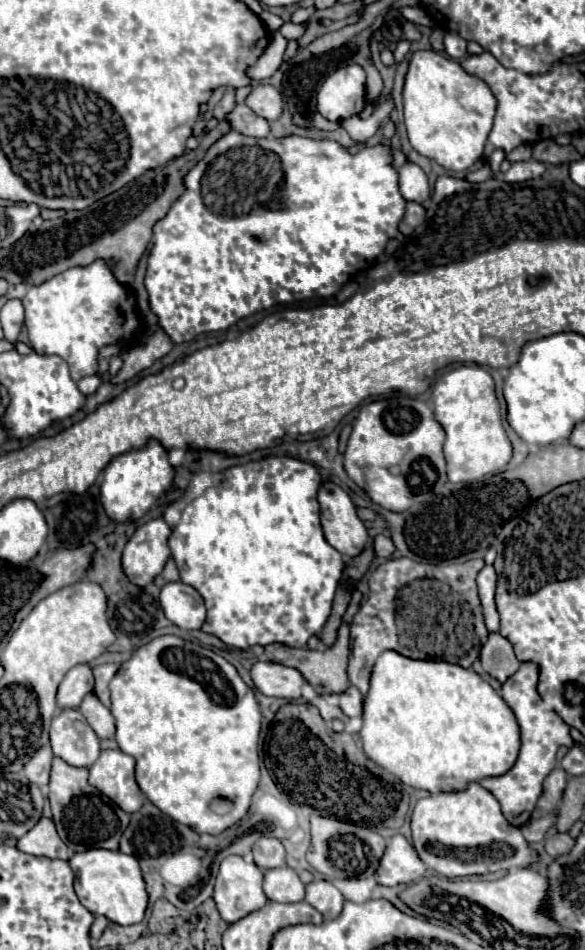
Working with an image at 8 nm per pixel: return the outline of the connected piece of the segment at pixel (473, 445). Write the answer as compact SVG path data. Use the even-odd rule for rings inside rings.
M459 366L441 374L433 386L431 406L435 420L445 430L443 454L449 482L471 482L499 472L511 460L509 438L501 426L495 384L481 366Z

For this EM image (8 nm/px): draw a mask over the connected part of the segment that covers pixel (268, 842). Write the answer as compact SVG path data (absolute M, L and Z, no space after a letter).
M261 836L253 846L255 864L263 870L263 878L267 870L279 868L285 864L285 848L273 836Z

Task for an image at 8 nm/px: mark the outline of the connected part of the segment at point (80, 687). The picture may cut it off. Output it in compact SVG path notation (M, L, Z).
M77 664L67 672L63 678L59 692L57 692L57 704L65 708L77 708L85 694L93 692L93 670L89 664Z

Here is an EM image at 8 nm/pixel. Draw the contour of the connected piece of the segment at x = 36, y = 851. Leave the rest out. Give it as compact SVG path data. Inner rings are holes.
M41 818L35 828L31 828L25 836L17 840L17 848L25 854L45 856L45 858L69 858L69 848L59 838L55 824L49 818Z

